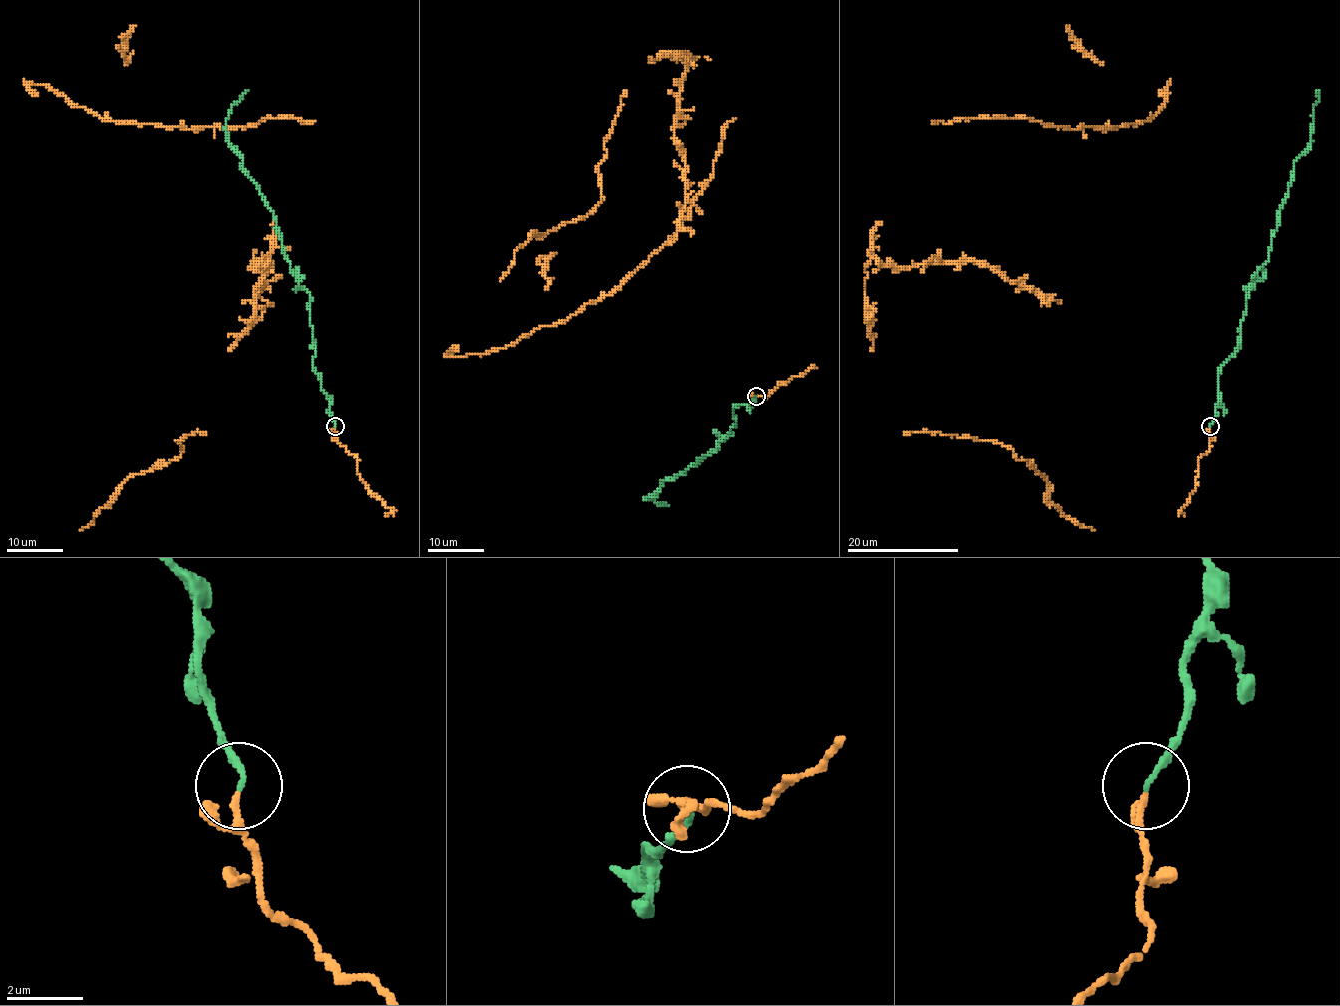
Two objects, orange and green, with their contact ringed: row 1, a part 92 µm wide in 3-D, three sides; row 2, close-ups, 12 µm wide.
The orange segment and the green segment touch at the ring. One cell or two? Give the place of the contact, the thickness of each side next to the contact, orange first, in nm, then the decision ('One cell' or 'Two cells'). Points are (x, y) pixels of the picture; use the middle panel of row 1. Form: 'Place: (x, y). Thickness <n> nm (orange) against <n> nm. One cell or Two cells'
Place: (756, 396). Thickness 120 nm (orange) against 140 nm. One cell

